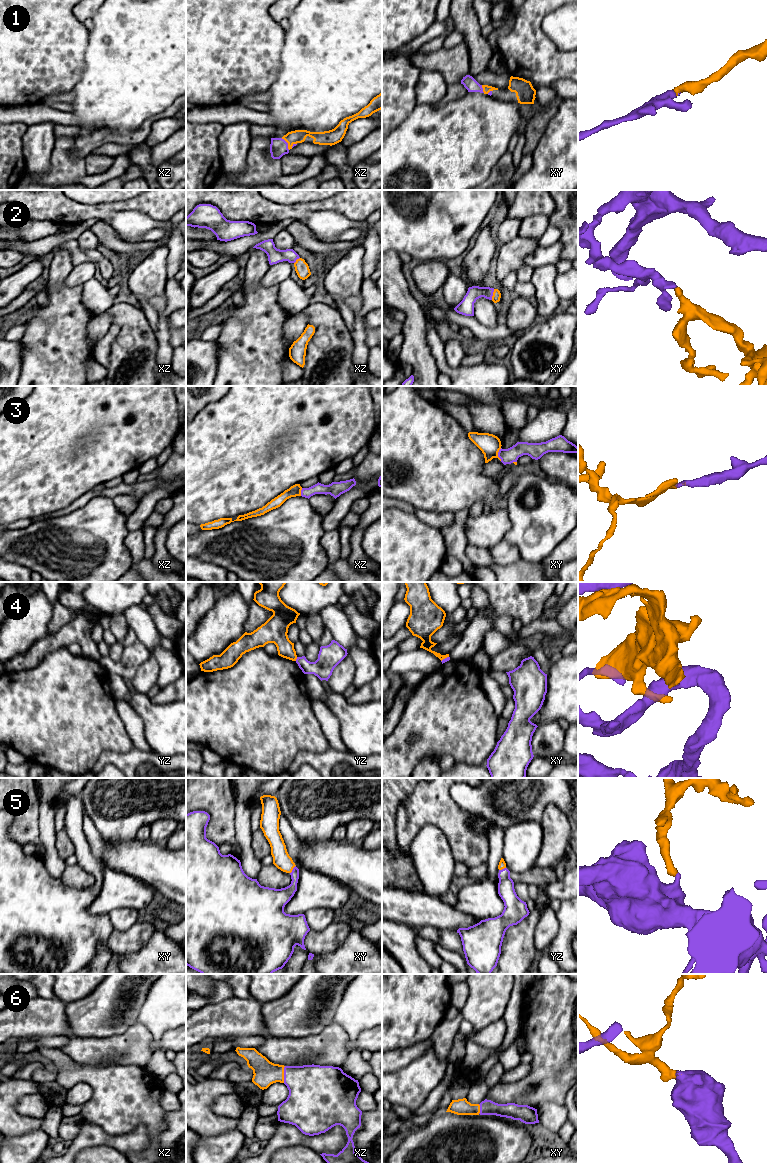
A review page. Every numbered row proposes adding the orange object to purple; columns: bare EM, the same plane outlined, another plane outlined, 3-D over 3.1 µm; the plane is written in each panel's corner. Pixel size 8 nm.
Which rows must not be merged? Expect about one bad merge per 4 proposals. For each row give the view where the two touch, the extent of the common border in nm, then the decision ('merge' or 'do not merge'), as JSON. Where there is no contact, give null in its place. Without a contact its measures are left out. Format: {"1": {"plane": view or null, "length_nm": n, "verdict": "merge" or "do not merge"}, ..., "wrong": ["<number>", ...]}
{"1": {"plane": "xz", "length_nm": 120, "verdict": "merge"}, "2": {"plane": "xy", "length_nm": 90, "verdict": "merge"}, "3": {"plane": "xy", "length_nm": 100, "verdict": "merge"}, "4": {"plane": "yz", "length_nm": 40, "verdict": "do not merge"}, "5": {"plane": "xy", "length_nm": 80, "verdict": "merge"}, "6": {"plane": "xz", "length_nm": 140, "verdict": "merge"}, "wrong": ["4"]}

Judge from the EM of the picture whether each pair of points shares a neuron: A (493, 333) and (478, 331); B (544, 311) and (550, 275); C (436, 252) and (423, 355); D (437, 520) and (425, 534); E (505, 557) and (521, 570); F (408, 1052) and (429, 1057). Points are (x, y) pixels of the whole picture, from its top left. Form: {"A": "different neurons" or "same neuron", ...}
{"A": "same neuron", "B": "same neuron", "C": "different neurons", "D": "different neurons", "E": "different neurons", "F": "different neurons"}

